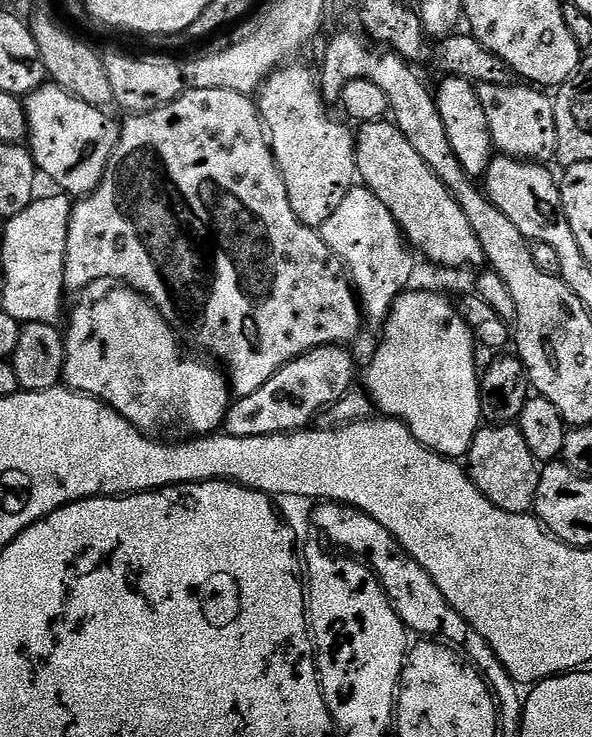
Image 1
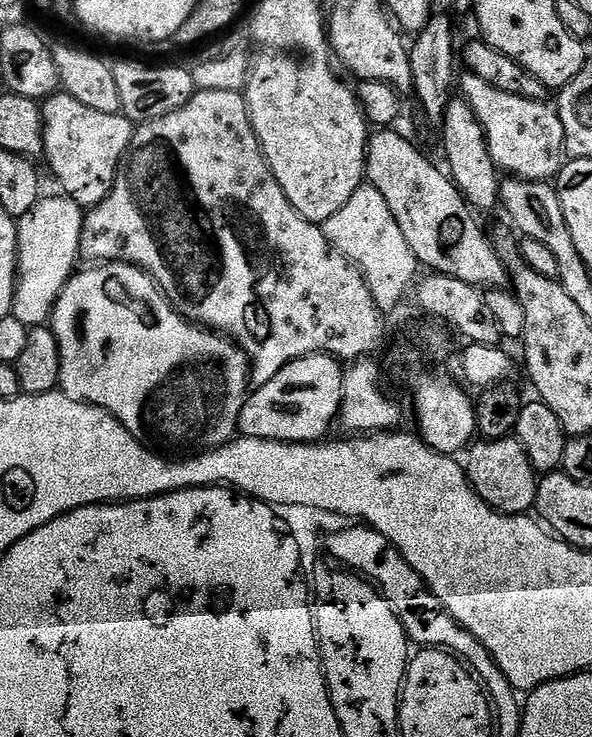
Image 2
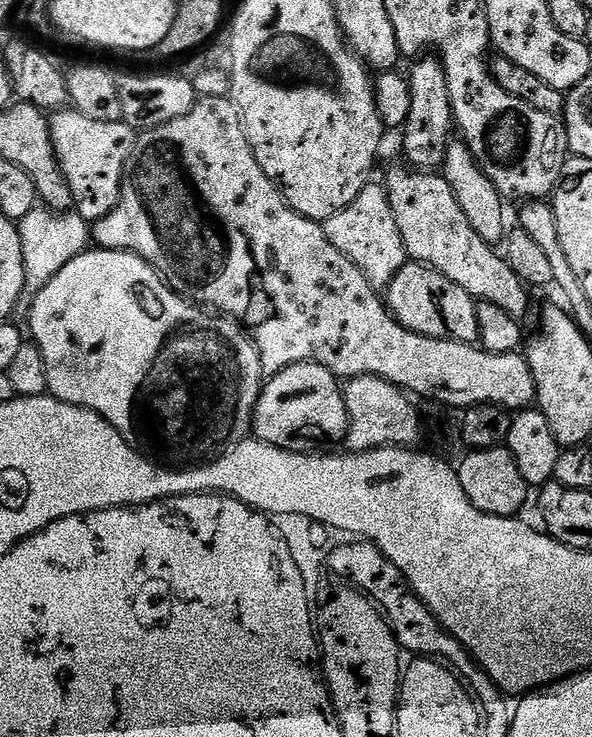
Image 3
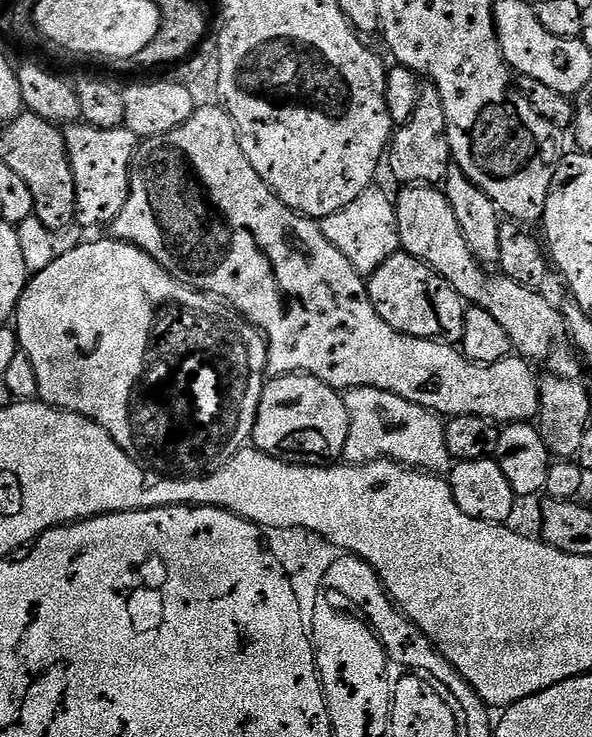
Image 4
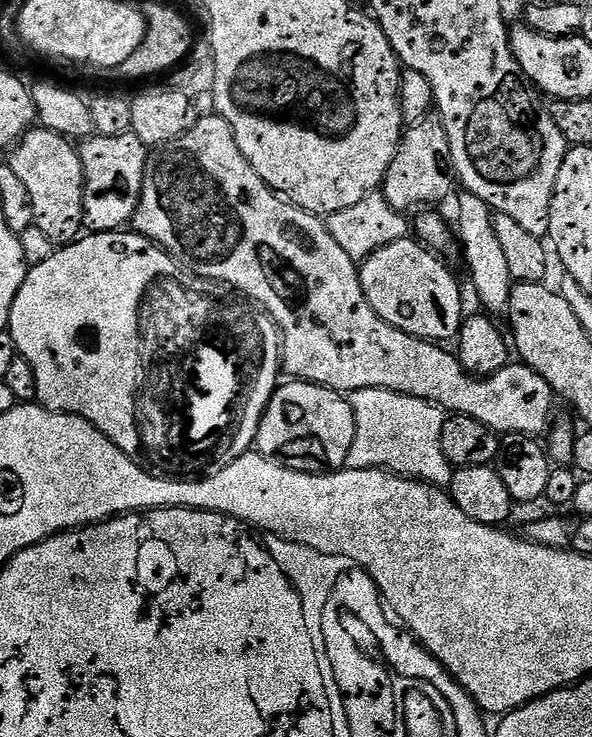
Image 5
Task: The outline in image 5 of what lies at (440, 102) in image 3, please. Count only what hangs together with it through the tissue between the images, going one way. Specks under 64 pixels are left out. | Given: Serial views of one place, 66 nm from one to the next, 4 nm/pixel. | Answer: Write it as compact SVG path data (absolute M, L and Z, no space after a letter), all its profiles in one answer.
M429 118L409 127L400 137L394 162L390 162L390 170L384 175L382 191L394 210L412 214L440 206L436 204L442 203L452 192L452 180L454 184L450 138L446 138L446 130L439 119Z

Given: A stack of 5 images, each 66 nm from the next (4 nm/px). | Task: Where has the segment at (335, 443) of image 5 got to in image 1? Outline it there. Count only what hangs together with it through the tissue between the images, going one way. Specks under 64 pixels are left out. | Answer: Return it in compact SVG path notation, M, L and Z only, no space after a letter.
M340 346L315 348L313 352L306 352L297 356L288 364L284 364L270 379L267 380L254 394L239 397L228 409L224 418L223 431L238 438L254 438L255 436L278 436L290 432L307 429L308 424L323 408L331 409L353 387L352 379L356 376L356 368L352 365L352 356Z

